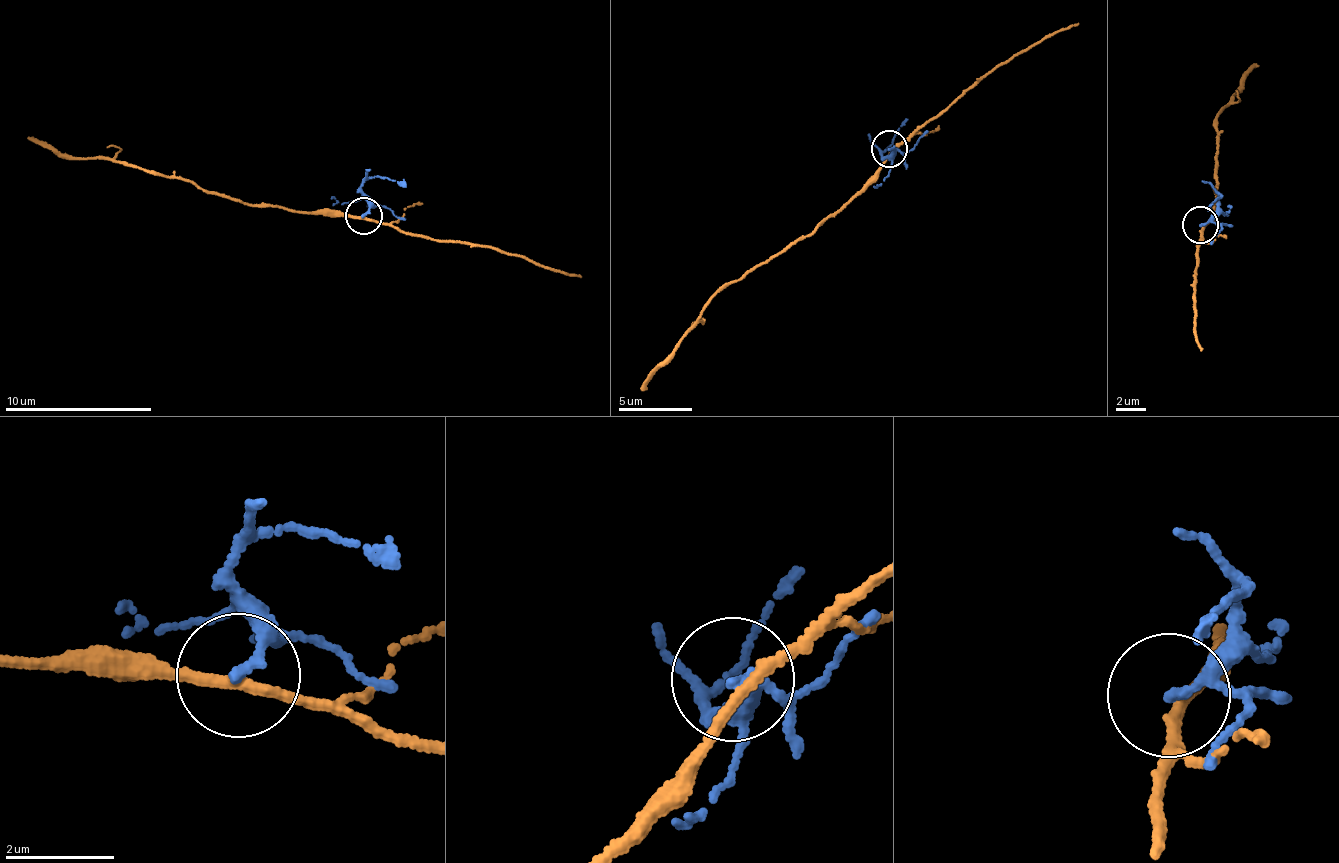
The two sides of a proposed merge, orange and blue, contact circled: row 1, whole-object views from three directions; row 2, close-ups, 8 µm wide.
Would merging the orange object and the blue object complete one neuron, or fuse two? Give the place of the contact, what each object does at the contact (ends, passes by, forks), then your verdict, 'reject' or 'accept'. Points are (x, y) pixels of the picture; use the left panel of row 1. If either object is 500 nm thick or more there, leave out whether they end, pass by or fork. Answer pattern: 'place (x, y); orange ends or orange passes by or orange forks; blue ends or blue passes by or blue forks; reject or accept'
place (363, 216); orange passes by; blue ends; reject

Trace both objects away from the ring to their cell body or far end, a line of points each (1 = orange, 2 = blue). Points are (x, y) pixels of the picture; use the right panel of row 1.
1: (1203, 225), (1213, 204), (1215, 131), (1220, 113), (1245, 87), (1255, 63)
2: (1200, 226), (1216, 208), (1220, 196), (1209, 210)

